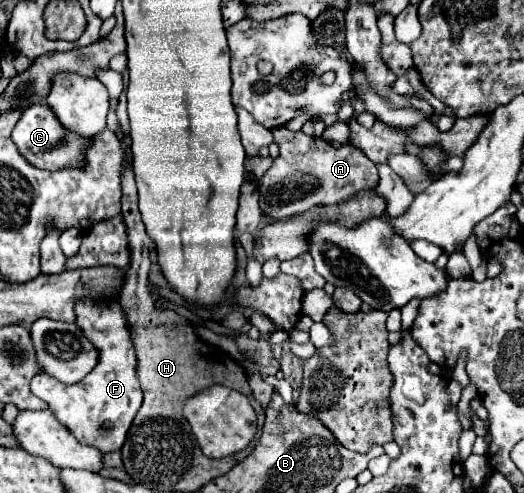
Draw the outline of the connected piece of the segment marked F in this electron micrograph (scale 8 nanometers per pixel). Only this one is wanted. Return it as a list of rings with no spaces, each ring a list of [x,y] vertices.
[[[119,300],[113,302],[81,302],[77,306],[77,322],[83,328],[83,334],[97,344],[101,360],[91,374],[77,384],[63,384],[51,376],[37,374],[31,380],[31,392],[49,404],[49,410],[63,422],[79,442],[97,446],[103,454],[121,450],[127,430],[141,408],[143,392],[135,374],[135,350],[129,344],[129,328],[125,326],[125,316],[121,314]]]

